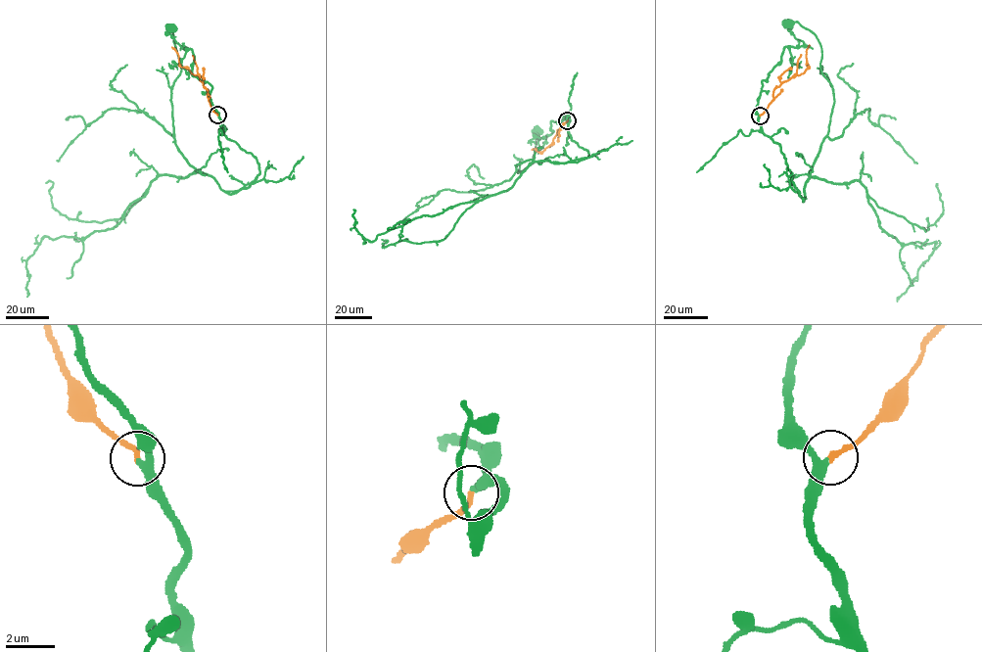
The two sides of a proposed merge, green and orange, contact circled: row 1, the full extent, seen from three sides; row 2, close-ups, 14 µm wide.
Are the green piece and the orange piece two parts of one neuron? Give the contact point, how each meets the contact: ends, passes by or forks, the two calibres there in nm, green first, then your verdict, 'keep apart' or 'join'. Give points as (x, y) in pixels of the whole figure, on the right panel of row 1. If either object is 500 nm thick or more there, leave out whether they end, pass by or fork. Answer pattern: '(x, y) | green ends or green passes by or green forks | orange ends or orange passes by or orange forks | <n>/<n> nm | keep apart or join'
(760, 116) | green passes by | orange ends | 280/200 nm | join

